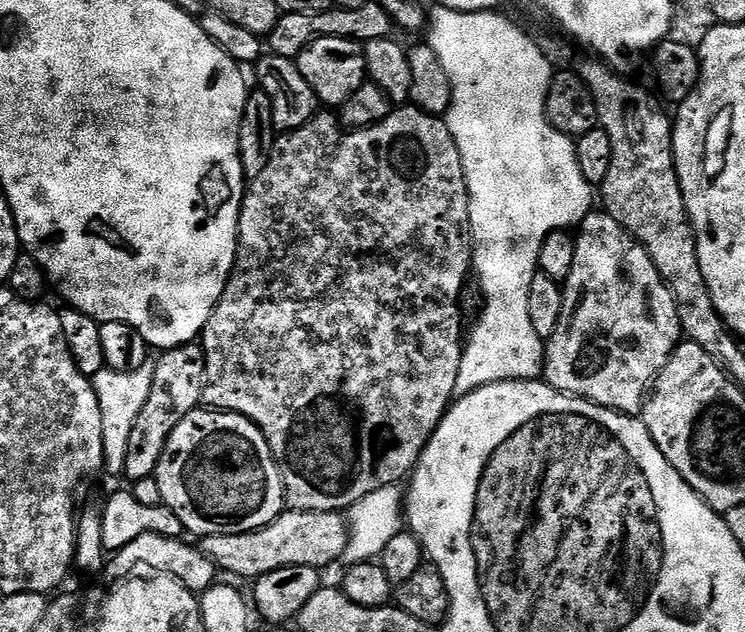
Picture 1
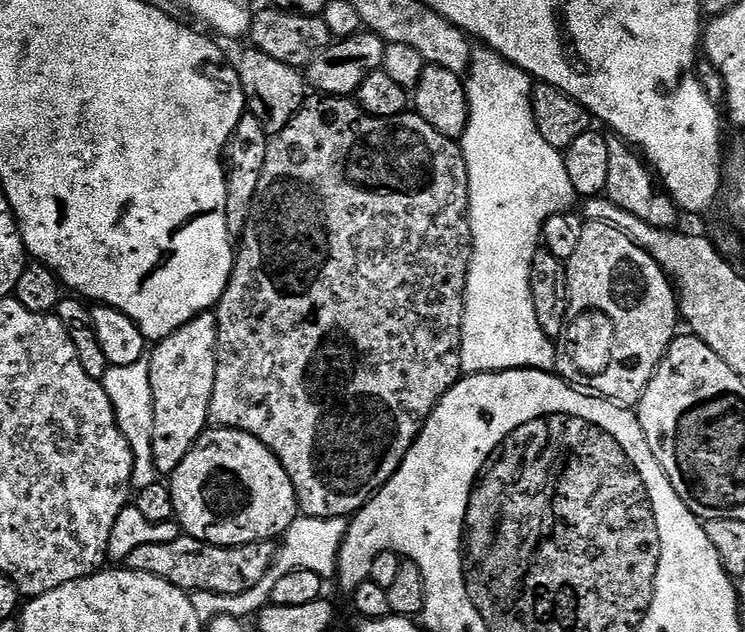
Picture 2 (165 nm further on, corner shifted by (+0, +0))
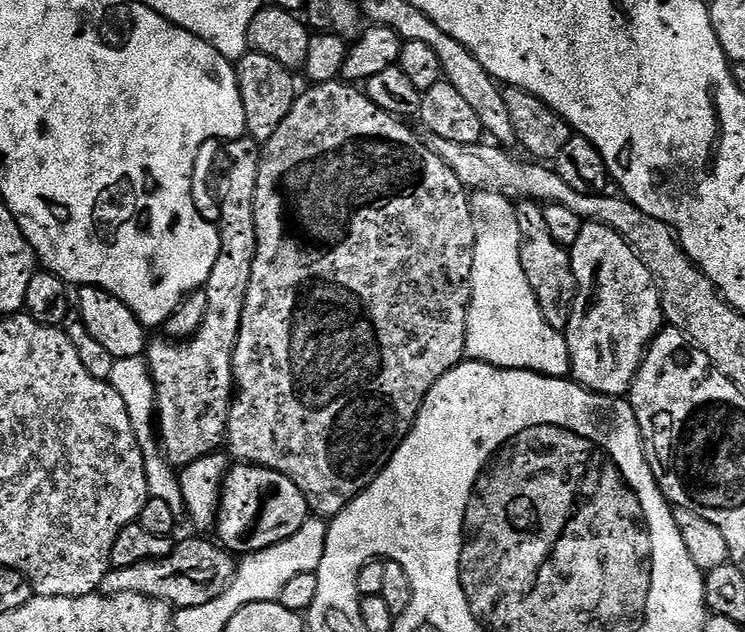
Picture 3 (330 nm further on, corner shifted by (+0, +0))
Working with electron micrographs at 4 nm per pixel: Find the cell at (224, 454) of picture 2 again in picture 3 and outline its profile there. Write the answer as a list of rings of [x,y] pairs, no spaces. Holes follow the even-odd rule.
[[[237,463],[235,466],[229,467],[220,490],[220,507],[216,509],[214,532],[220,535],[219,543],[229,552],[247,554],[266,550],[266,546],[274,546],[278,542],[290,538],[290,534],[298,534],[298,530],[302,530],[302,526],[309,518],[306,498],[302,494],[302,490],[298,490],[298,486],[294,486],[294,482],[290,482],[290,478],[269,468],[260,468],[257,464]]]

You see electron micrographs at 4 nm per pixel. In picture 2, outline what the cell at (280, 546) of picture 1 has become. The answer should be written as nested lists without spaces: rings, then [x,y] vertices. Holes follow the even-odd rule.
[[[182,534],[174,542],[138,546],[138,550],[129,554],[126,564],[134,572],[149,572],[158,578],[166,578],[166,582],[189,594],[217,592],[219,596],[233,596],[258,586],[258,582],[266,578],[276,550],[277,545],[272,542],[243,544],[240,548],[223,548]]]

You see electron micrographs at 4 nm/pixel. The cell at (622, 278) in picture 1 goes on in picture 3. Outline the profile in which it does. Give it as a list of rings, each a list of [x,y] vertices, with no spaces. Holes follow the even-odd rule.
[[[585,221],[578,242],[570,250],[572,269],[576,279],[576,297],[580,304],[573,302],[572,309],[576,316],[570,314],[566,329],[566,339],[570,350],[572,370],[571,379],[582,388],[596,392],[600,396],[624,398],[631,393],[632,381],[644,360],[648,345],[665,327],[664,311],[660,305],[660,291],[652,280],[650,270],[623,238],[608,224]]]

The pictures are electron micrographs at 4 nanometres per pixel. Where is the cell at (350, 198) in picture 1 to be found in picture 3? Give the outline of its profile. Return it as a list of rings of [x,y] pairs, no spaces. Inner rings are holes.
[[[343,79],[331,80],[325,84],[312,84],[308,89],[301,91],[296,100],[292,103],[290,114],[278,126],[278,131],[274,133],[274,138],[270,138],[262,146],[263,155],[260,157],[260,169],[258,170],[258,186],[254,194],[254,230],[256,231],[256,257],[254,266],[250,274],[250,286],[246,290],[246,302],[242,310],[242,326],[238,330],[238,342],[234,346],[234,358],[232,359],[232,382],[234,385],[234,395],[232,398],[232,408],[228,411],[228,434],[226,437],[226,448],[233,461],[241,464],[257,464],[260,468],[269,468],[294,482],[298,490],[308,503],[309,513],[315,514],[320,518],[331,518],[338,515],[354,498],[358,498],[382,474],[384,467],[394,458],[398,446],[410,434],[414,422],[424,405],[426,394],[434,390],[434,382],[442,378],[450,370],[454,370],[466,356],[466,326],[468,325],[468,307],[472,301],[472,267],[474,266],[474,246],[476,245],[476,220],[472,217],[472,202],[469,189],[464,187],[450,166],[438,158],[428,148],[423,139],[419,140],[410,129],[407,128],[405,121],[398,116],[391,116],[389,112],[384,112],[374,102],[370,102],[367,91],[358,89],[351,83]]]

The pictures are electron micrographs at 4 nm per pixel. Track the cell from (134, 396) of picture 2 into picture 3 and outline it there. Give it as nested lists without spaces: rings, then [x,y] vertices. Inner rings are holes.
[[[144,356],[122,358],[115,361],[112,366],[112,388],[118,390],[122,402],[126,402],[126,414],[130,414],[130,426],[134,426],[134,438],[138,438],[138,446],[144,455],[146,466],[146,486],[151,498],[159,498],[167,502],[170,511],[174,513],[177,525],[184,526],[189,523],[188,507],[182,498],[182,490],[177,473],[171,464],[164,459],[162,445],[158,439],[158,421],[156,419],[156,387],[148,369],[148,362]]]

